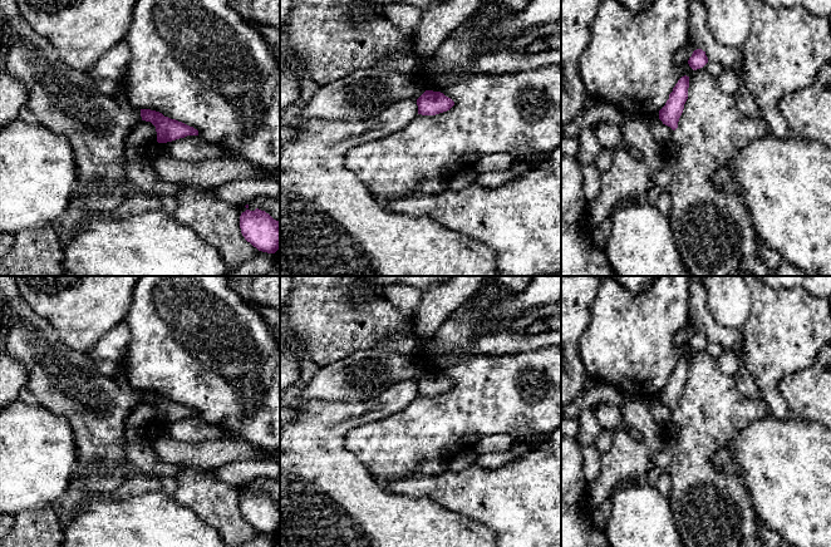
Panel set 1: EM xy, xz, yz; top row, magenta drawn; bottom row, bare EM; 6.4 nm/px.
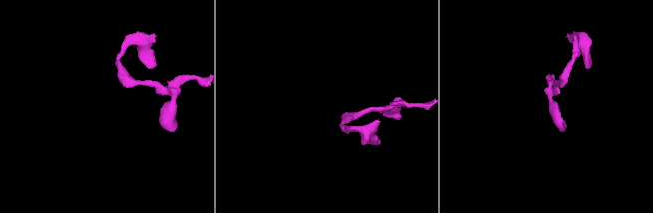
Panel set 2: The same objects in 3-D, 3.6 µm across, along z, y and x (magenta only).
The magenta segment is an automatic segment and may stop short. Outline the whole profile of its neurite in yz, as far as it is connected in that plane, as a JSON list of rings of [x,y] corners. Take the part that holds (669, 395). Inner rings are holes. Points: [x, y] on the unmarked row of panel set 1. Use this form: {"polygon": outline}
{"polygon": [[[684,356],[678,361],[665,386],[659,391],[659,400],[673,412],[678,409],[679,399],[688,380],[688,369],[689,358]]]}

